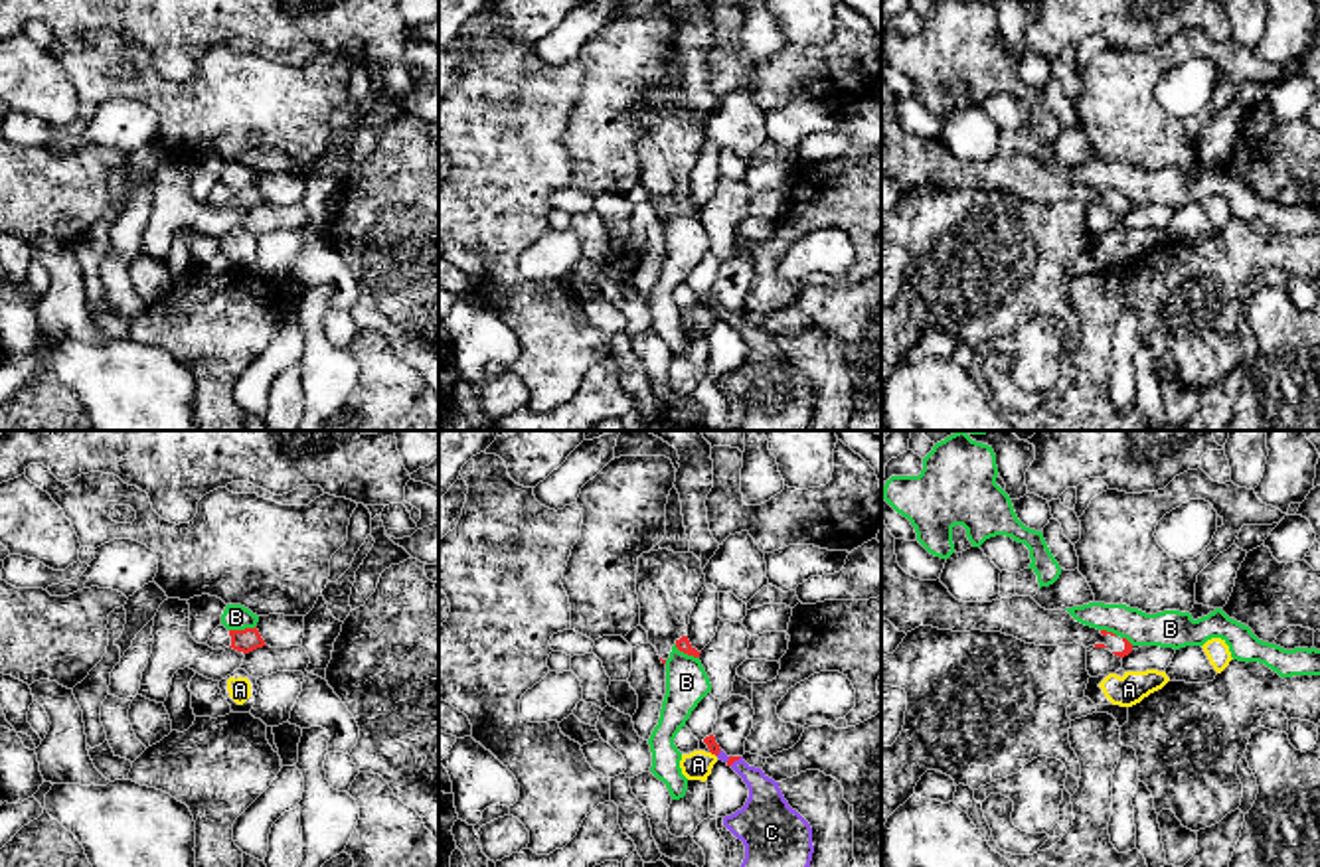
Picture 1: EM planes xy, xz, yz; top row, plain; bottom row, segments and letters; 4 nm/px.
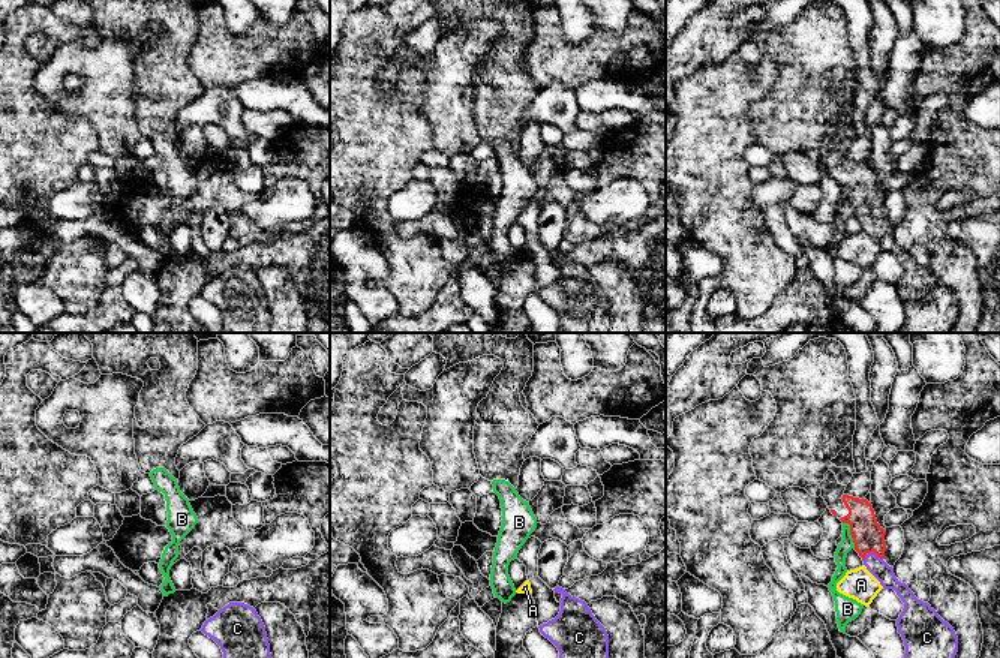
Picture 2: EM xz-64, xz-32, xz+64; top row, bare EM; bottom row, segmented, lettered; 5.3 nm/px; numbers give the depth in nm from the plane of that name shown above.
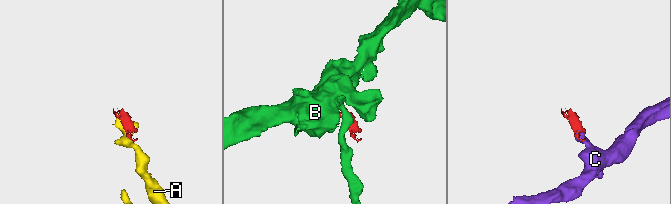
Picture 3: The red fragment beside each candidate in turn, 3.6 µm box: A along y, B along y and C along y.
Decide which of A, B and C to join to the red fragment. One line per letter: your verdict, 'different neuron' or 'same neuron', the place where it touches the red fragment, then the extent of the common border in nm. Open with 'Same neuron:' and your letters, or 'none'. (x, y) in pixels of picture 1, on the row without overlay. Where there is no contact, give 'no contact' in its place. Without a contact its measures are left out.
Same neuron: C
A: different neuron | xz (714, 311) | 40 nm
B: different neuron | xy (242, 188) | 110 nm
C: same neuron | xz (736, 316) | 70 nm

